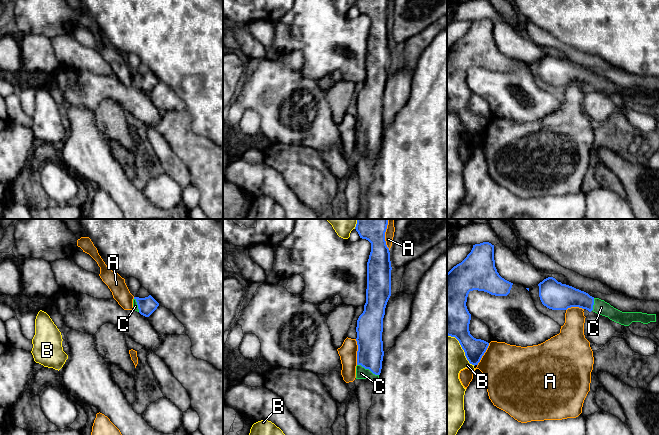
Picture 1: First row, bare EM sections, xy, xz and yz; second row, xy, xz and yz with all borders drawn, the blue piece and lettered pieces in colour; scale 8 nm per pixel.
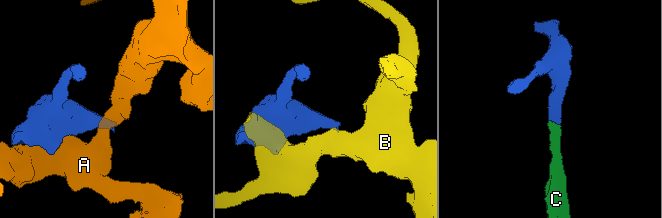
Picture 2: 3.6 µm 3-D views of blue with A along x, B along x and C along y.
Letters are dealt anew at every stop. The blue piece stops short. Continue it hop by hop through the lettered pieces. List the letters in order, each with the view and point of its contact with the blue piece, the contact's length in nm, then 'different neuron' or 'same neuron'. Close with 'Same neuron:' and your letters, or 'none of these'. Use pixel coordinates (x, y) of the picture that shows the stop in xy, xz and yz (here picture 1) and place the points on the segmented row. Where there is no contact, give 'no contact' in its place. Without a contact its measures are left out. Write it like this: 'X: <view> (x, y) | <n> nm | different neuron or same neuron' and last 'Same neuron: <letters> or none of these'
A: xz (357, 352) | 200 nm | different neuron
B: yz (462, 348) | 340 nm | different neuron
C: xz (368, 368) | 200 nm | same neuron
Same neuron: C

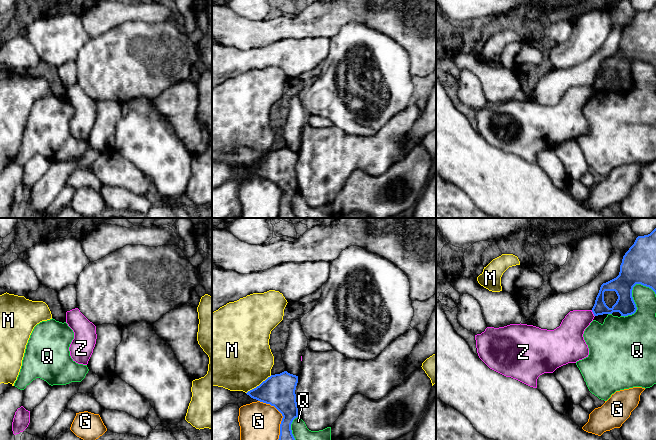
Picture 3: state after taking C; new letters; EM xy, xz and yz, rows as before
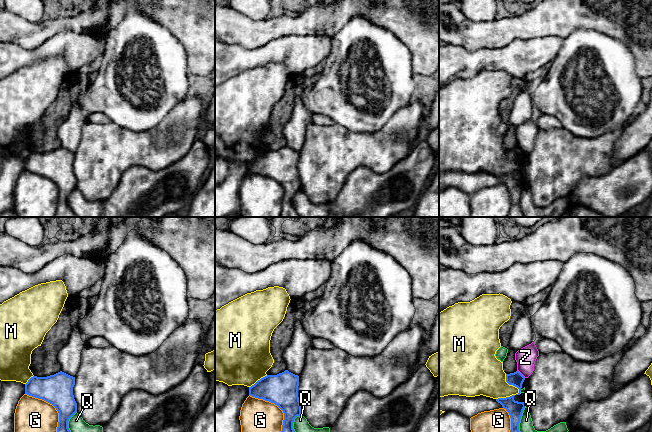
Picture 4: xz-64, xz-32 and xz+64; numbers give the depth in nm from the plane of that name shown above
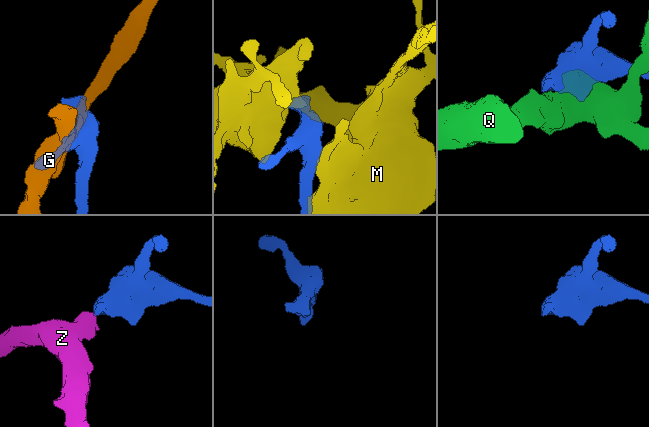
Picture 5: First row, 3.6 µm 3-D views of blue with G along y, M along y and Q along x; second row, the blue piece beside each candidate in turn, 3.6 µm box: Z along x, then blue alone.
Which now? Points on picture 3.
G: xz (282, 415) | 360 nm | different neuron
M: xz (259, 385) | 260 nm | different neuron
Q: yz (631, 295) | 340 nm | different neuron
Z: yz (593, 313) | 60 nm | different neuron
Same neuron: none of these

